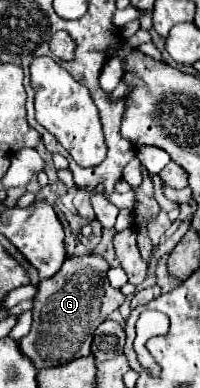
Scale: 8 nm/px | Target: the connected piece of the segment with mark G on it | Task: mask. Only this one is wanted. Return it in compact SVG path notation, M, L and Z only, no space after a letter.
M72 255L64 261L62 269L38 283L38 293L34 295L34 323L26 337L20 339L20 349L28 355L38 369L64 365L72 359L90 353L90 343L96 327L124 303L120 289L112 289L106 271L108 261L100 255Z

